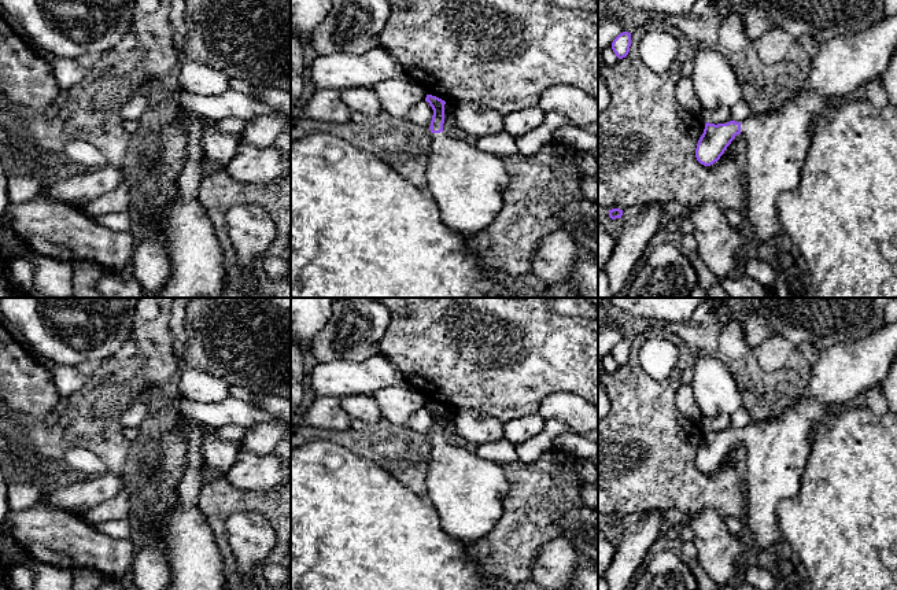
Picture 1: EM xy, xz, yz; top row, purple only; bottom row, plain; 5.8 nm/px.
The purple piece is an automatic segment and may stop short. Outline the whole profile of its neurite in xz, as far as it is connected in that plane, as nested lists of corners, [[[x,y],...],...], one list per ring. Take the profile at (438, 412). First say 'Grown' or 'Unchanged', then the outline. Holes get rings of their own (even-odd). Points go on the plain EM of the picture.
Grown. [[[427,402],[425,409],[433,417],[425,499],[438,512],[443,531],[472,545],[498,524],[510,487],[507,476],[503,465],[443,439],[444,408]]]

